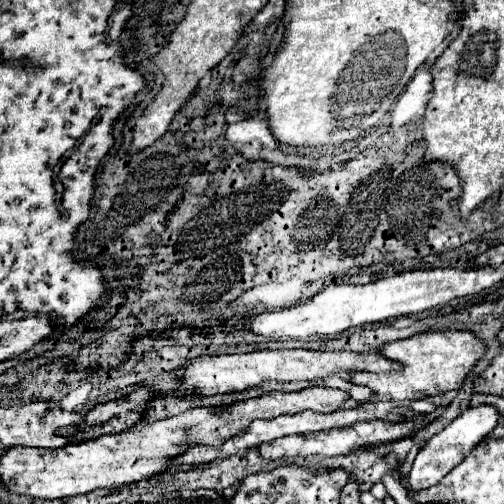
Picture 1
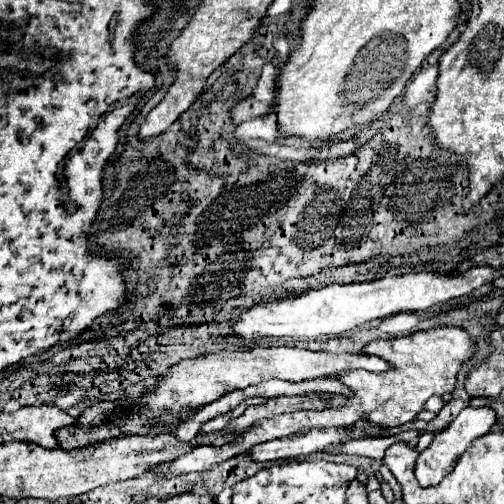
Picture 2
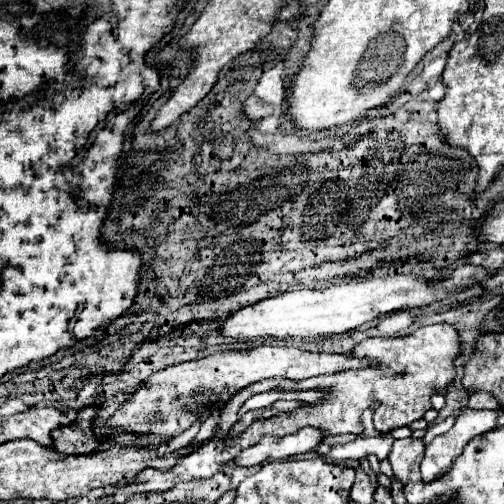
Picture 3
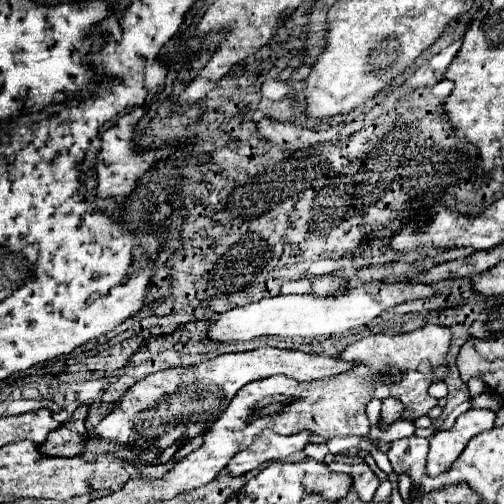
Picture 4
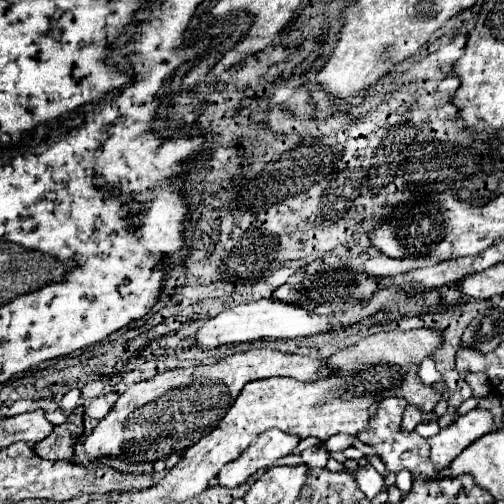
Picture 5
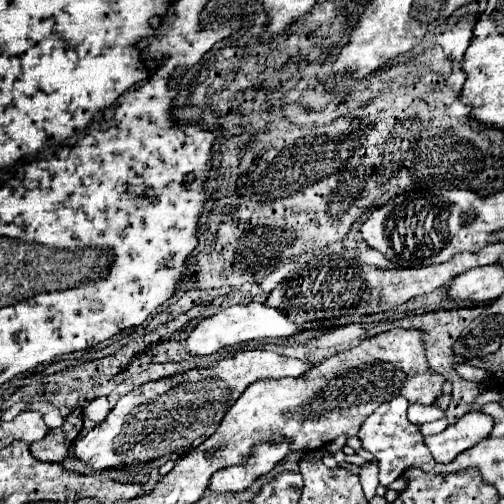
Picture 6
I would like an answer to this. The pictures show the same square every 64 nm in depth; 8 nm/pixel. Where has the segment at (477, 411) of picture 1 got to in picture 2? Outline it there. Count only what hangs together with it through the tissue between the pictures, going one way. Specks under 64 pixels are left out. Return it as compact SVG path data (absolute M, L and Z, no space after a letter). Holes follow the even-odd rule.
M482 406L482 408L464 408L454 420L452 424L438 432L432 440L432 444L420 452L418 460L416 460L416 468L414 468L414 474L416 474L416 480L420 486L436 486L440 484L440 480L452 472L452 468L456 466L458 458L466 452L466 448L480 436L484 436L486 432L490 432L490 428L496 424L496 412L488 406Z

